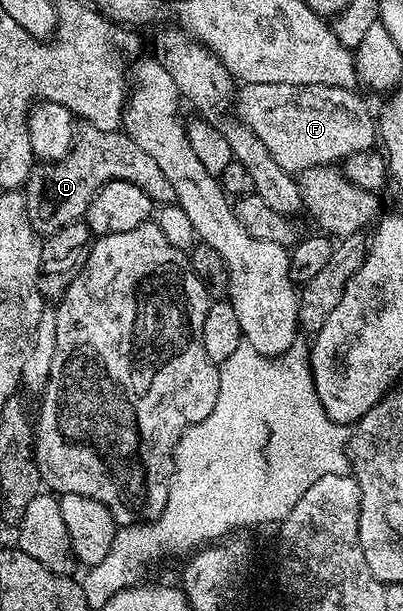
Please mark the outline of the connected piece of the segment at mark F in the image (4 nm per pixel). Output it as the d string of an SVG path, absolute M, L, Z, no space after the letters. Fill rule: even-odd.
M246 83L236 92L235 114L267 145L271 157L275 157L283 169L300 173L312 167L340 164L350 155L374 146L378 128L357 93L335 85Z

